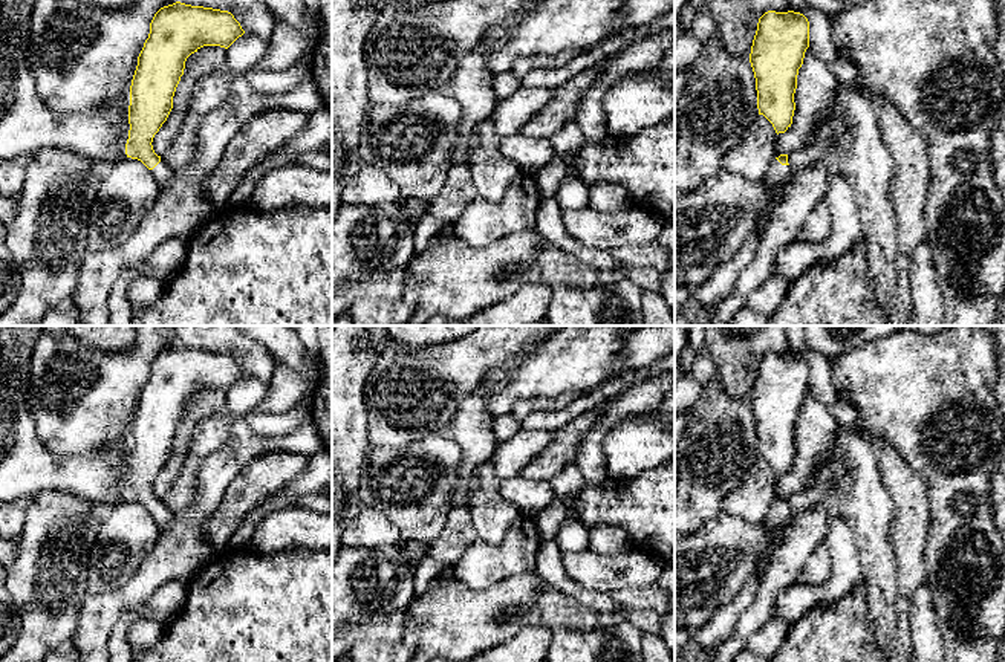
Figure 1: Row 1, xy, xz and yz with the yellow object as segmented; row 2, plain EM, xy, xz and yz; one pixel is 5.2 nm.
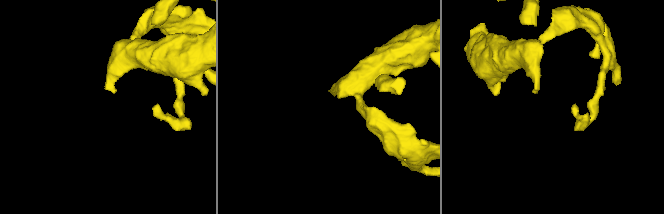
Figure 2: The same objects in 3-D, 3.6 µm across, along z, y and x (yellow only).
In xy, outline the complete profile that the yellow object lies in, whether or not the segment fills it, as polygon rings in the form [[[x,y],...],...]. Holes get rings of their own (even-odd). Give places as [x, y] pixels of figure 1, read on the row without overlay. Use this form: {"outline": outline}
{"outline": [[[176,344],[154,356],[130,428],[130,472],[125,497],[141,503],[151,514],[159,529],[170,524],[173,512],[154,495],[151,485],[173,451],[173,439],[184,417],[187,401],[203,388],[228,391],[243,376],[240,365],[228,353]]]}

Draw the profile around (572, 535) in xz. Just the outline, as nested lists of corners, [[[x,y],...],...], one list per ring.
[[[568,518],[555,535],[555,543],[563,553],[581,552],[589,547],[590,529],[577,518]]]

